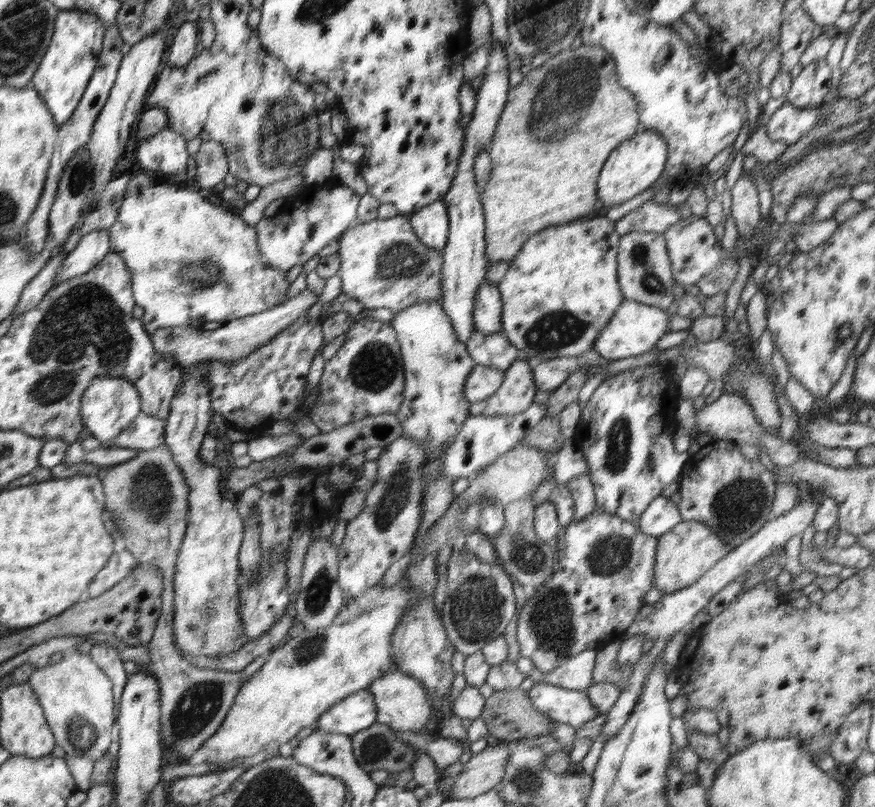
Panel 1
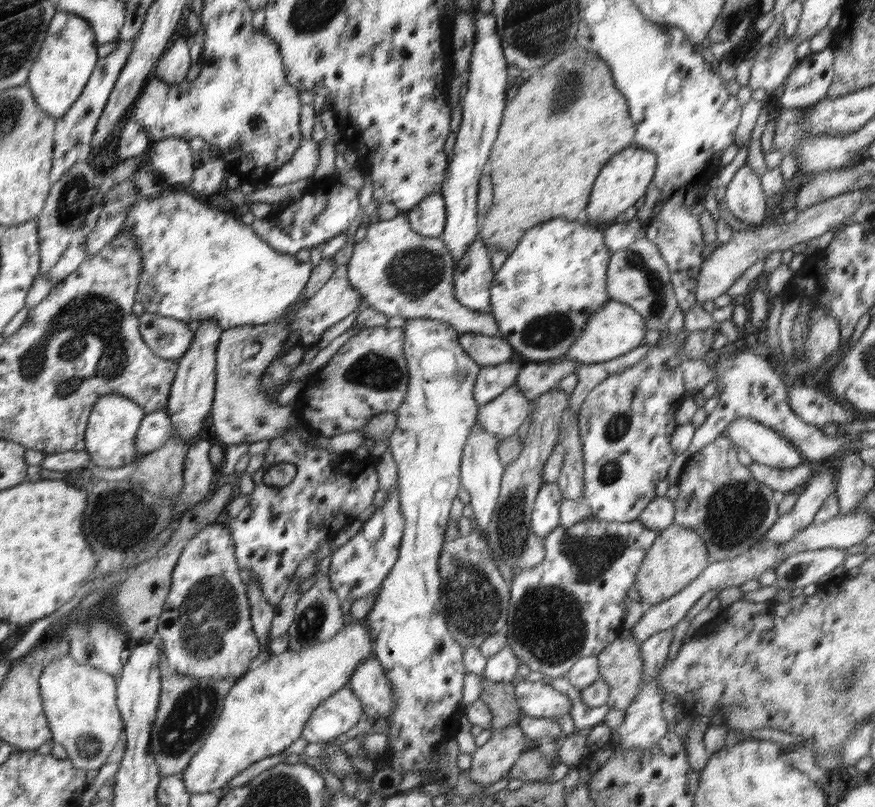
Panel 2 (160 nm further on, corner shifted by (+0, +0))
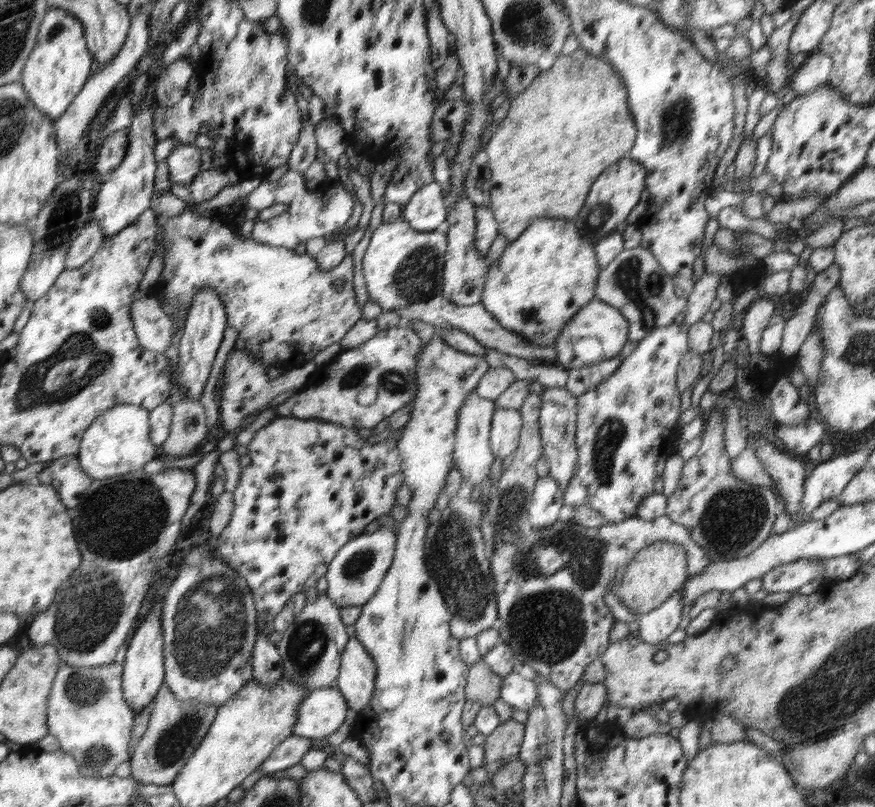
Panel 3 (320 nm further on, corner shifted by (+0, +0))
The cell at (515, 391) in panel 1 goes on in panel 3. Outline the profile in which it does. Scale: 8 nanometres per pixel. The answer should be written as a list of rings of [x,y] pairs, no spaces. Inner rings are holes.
[[[496,408],[493,412],[489,443],[496,459],[508,458],[519,445],[522,415],[518,408]]]

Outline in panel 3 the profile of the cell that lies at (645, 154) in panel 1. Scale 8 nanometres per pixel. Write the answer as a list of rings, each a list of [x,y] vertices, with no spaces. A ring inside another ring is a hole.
[[[628,157],[608,166],[592,184],[585,204],[574,218],[579,235],[596,244],[605,236],[615,232],[616,227],[627,220],[631,210],[640,202],[642,191],[646,189],[648,171],[644,165]]]

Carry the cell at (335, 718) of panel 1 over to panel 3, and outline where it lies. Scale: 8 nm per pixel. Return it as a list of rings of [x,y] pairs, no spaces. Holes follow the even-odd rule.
[[[337,687],[314,690],[304,699],[295,718],[294,735],[324,740],[344,722],[349,706]]]

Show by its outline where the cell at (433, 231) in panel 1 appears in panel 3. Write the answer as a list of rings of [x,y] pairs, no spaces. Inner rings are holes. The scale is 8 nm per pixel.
[[[438,182],[424,184],[416,191],[408,204],[403,206],[401,218],[417,231],[431,231],[446,221],[447,204]]]

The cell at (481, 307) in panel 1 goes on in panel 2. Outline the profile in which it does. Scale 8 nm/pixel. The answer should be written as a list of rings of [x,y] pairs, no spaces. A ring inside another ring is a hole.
[[[481,236],[468,245],[465,255],[455,264],[453,270],[454,294],[456,300],[466,308],[488,313],[490,288],[495,276],[490,260],[490,250]]]

